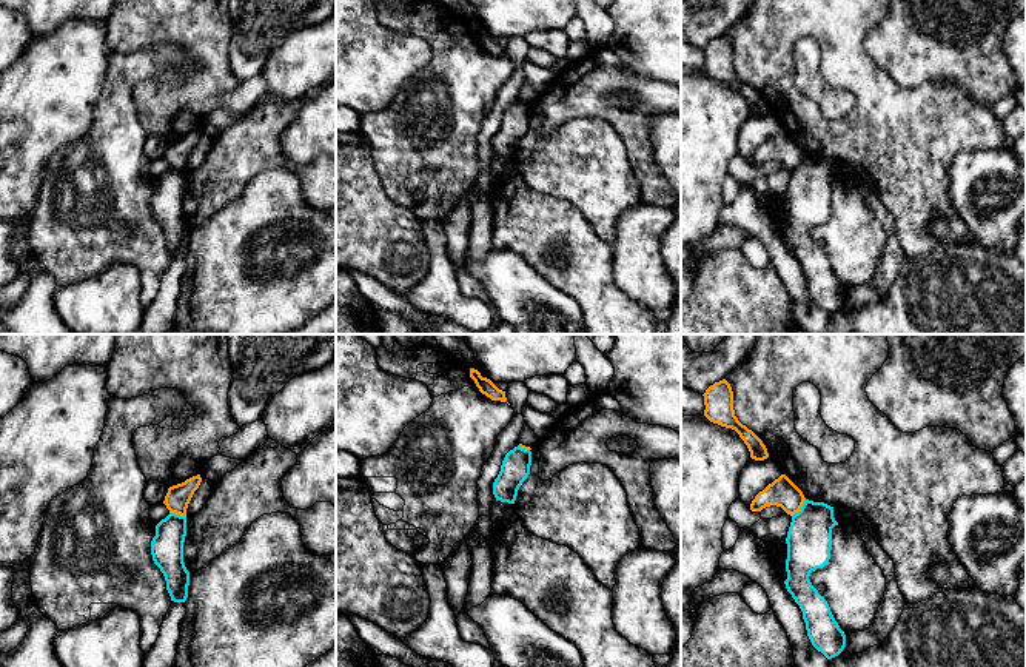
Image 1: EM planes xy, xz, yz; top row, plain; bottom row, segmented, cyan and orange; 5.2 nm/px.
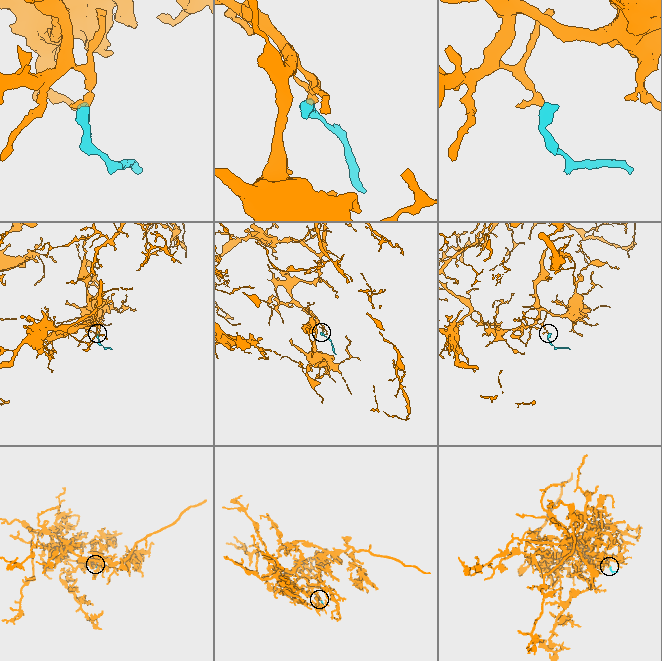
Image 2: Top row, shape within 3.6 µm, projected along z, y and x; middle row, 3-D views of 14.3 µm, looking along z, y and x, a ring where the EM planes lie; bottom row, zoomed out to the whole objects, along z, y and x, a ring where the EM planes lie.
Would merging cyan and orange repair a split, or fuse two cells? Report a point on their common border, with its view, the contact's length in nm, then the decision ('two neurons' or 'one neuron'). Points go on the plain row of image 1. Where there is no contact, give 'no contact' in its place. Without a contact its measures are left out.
yz (801, 164) | 120 nm | two neurons

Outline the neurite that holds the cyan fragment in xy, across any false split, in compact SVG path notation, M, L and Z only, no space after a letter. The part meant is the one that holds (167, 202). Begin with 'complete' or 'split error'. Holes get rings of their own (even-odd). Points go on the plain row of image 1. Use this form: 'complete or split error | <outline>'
complete | M171 168L156 180L151 196L154 219L166 236L166 245L174 257L188 253L189 226L183 217L183 197L186 191L186 171Z

